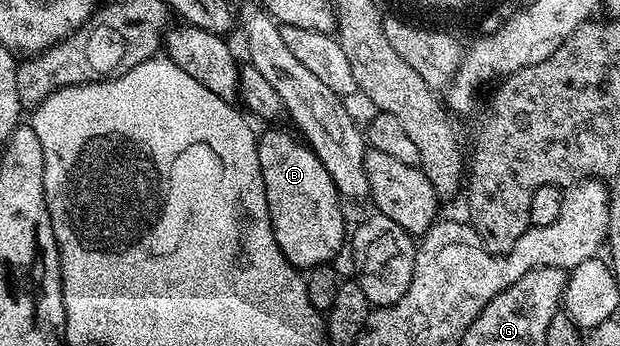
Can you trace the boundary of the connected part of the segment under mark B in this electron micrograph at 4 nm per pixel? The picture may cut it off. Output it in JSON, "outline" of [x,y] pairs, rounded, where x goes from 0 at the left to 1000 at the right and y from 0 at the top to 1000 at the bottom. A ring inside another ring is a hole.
{"outline":[[[429,376],[415,390],[416,460],[419,497],[426,509],[426,543],[432,578],[432,624],[439,636],[439,671],[445,682],[445,705],[452,705],[452,728],[482,783],[494,786],[508,769],[537,760],[550,728],[561,688],[558,630],[552,621],[553,575],[545,558],[535,509],[529,509],[529,486],[506,448],[506,436],[494,419],[479,384],[461,376]]]}

